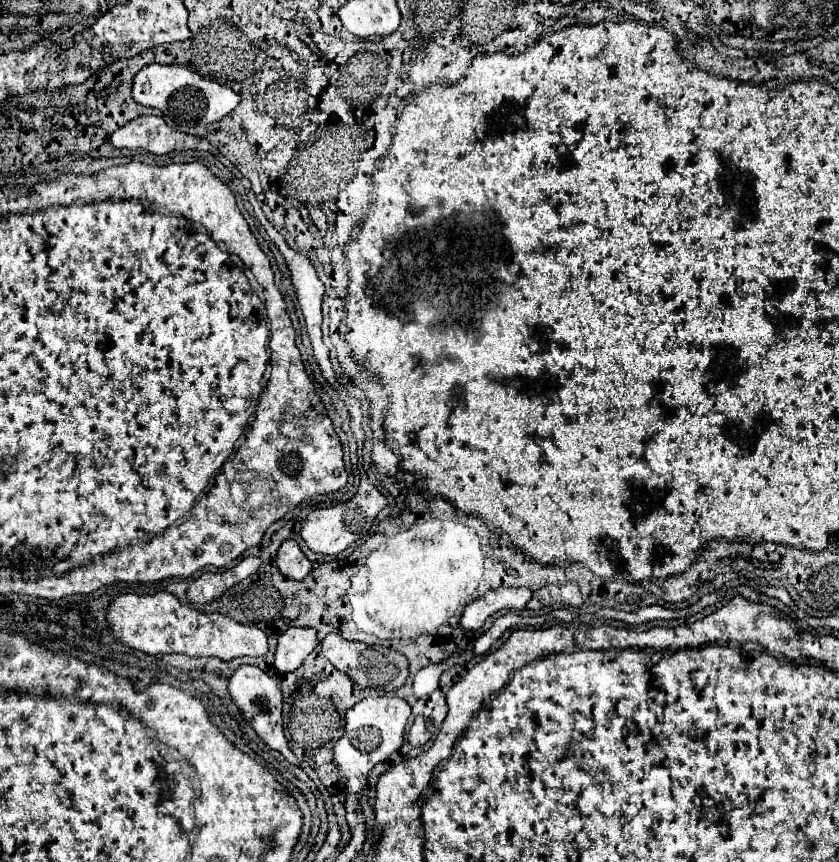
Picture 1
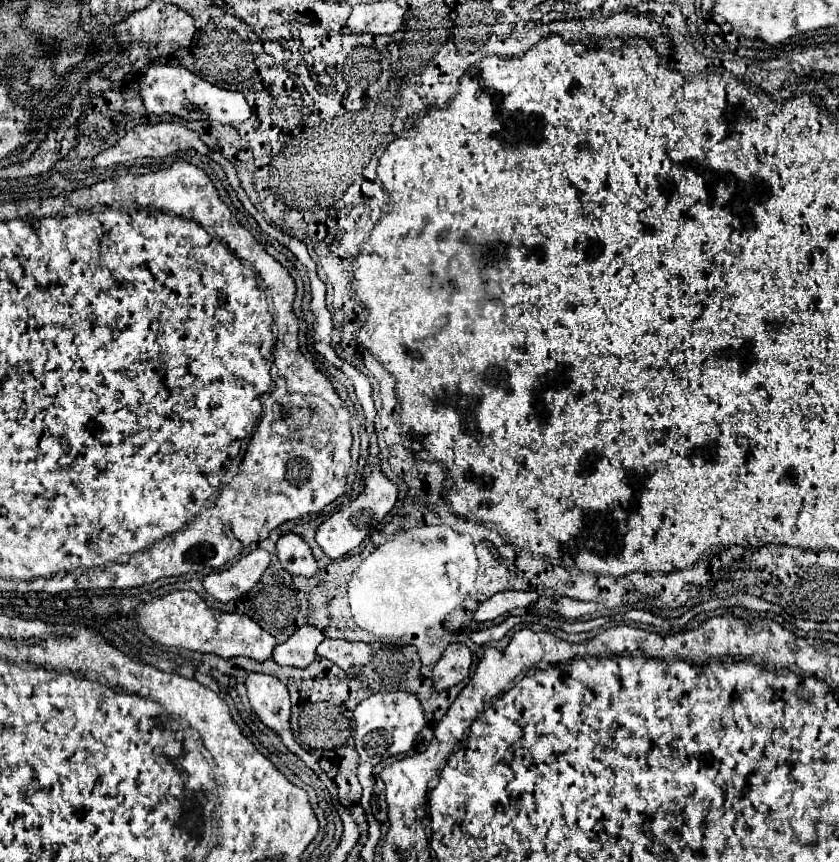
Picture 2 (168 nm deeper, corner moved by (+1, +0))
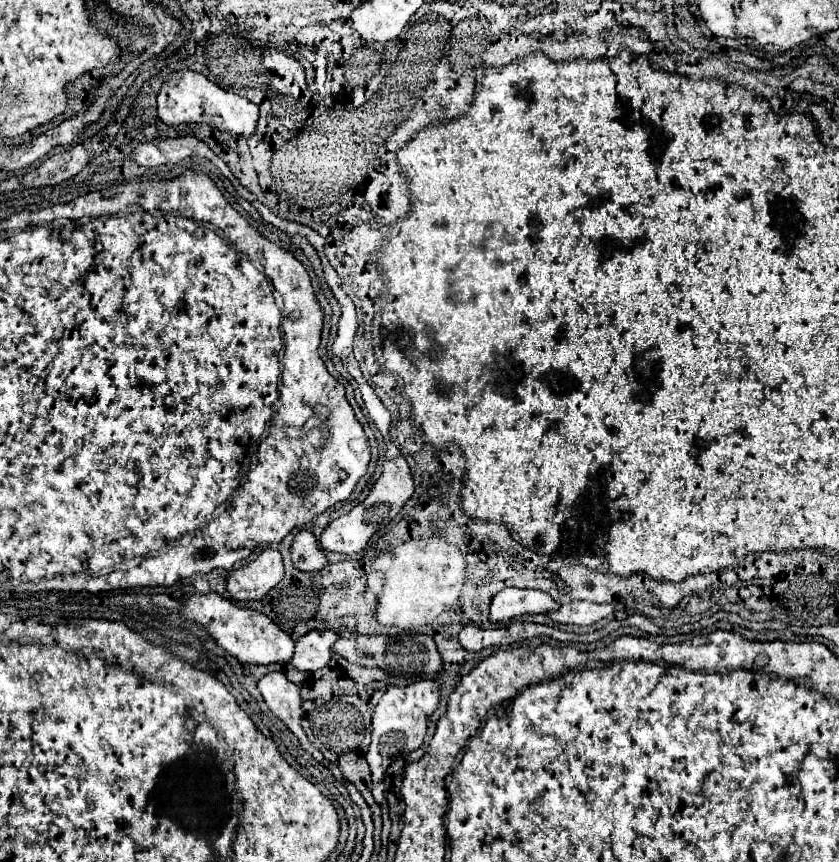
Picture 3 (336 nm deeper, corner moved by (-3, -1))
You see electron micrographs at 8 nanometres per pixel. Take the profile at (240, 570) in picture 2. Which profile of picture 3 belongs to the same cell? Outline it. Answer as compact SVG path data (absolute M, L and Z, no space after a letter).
M273 548L263 550L253 562L237 568L227 578L227 592L233 600L261 600L283 578L281 554Z

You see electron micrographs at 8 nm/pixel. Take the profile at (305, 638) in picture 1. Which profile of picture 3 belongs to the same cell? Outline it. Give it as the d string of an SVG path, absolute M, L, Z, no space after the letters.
M311 630L311 632L303 634L295 642L295 652L291 658L293 668L305 670L305 672L323 668L331 658L331 644L337 638L339 636L331 630Z

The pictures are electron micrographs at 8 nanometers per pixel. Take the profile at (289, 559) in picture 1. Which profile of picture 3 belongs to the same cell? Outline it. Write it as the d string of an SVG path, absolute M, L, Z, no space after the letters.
M307 530L297 532L297 536L293 538L291 560L293 560L293 566L297 570L305 570L305 572L323 570L327 566L325 552L317 548L315 536L311 532L307 532Z

